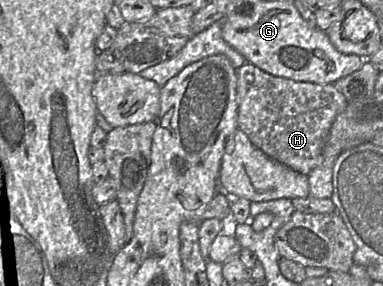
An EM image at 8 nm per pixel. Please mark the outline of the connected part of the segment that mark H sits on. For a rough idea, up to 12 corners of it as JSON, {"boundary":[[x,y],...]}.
{"boundary":[[236,69],[237,127],[308,175],[348,101],[333,84]]}

